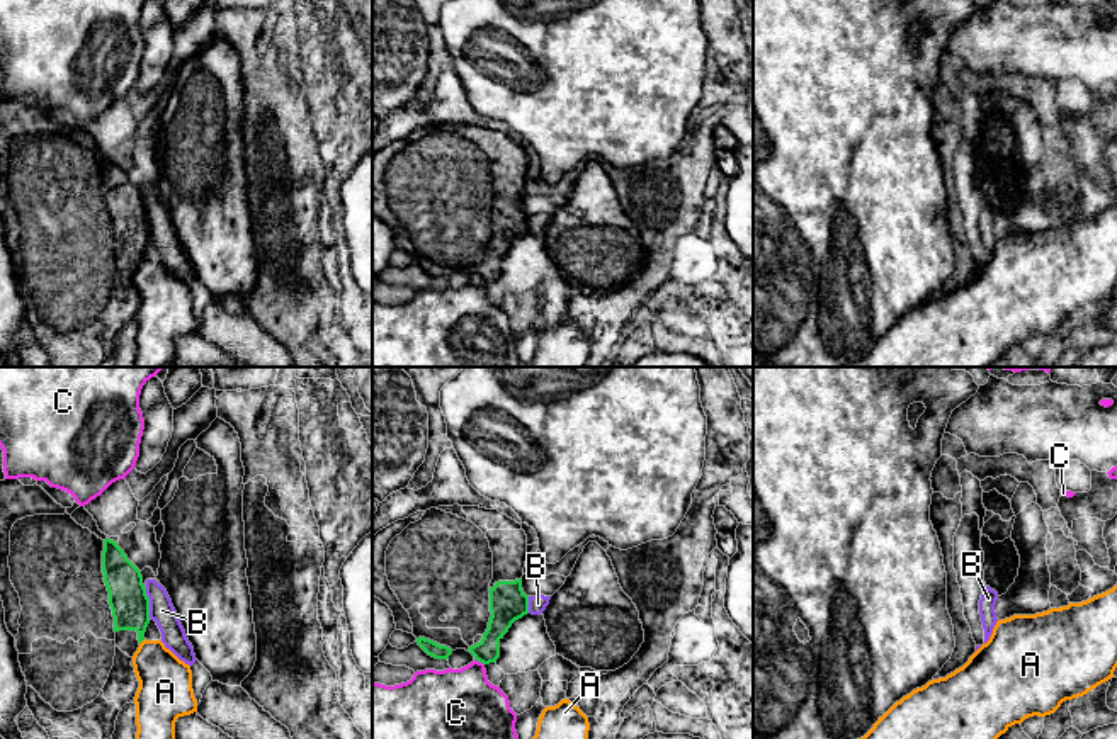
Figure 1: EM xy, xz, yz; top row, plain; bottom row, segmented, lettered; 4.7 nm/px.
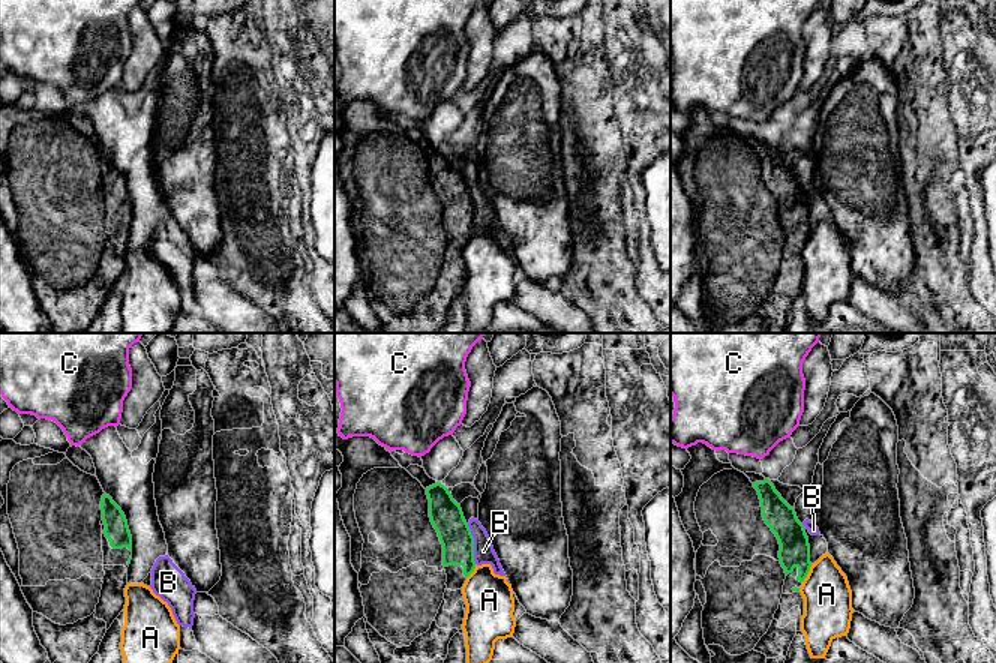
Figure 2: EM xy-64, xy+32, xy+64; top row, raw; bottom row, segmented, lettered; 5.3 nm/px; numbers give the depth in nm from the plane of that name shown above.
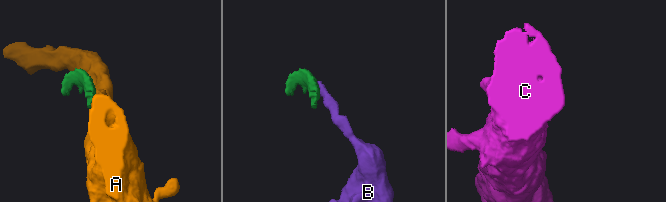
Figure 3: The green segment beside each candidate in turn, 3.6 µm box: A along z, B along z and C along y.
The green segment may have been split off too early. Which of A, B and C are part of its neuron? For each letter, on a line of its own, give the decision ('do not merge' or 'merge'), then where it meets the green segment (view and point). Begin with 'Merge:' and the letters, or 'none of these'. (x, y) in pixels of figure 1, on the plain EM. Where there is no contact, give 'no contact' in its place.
Merge: none of these
A: do not merge; meets green in xy at (141, 260)
B: do not merge; meets green in xy at (148, 223)
C: do not merge; meets green in xz at (480, 281)

